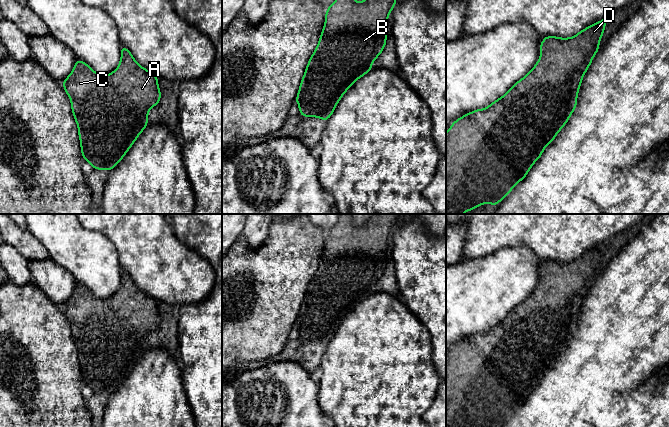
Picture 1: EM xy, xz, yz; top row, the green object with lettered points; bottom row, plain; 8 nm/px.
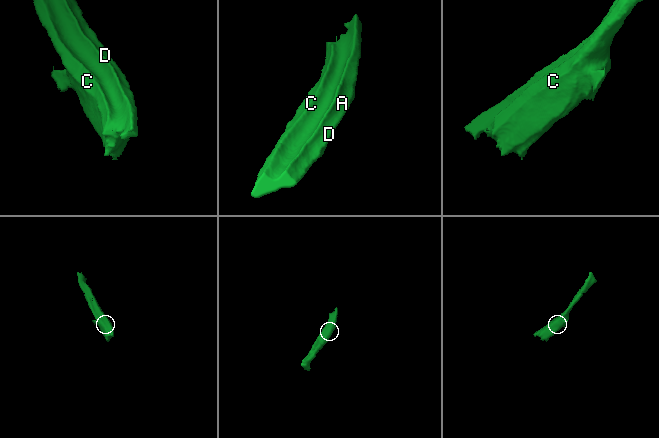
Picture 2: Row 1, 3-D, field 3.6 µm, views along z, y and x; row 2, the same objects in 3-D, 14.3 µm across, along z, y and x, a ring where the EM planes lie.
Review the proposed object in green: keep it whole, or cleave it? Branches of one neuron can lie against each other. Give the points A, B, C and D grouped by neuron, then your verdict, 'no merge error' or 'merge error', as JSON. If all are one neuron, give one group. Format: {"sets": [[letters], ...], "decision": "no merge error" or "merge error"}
{"sets": [["A", "B", "C", "D"]], "decision": "no merge error"}

